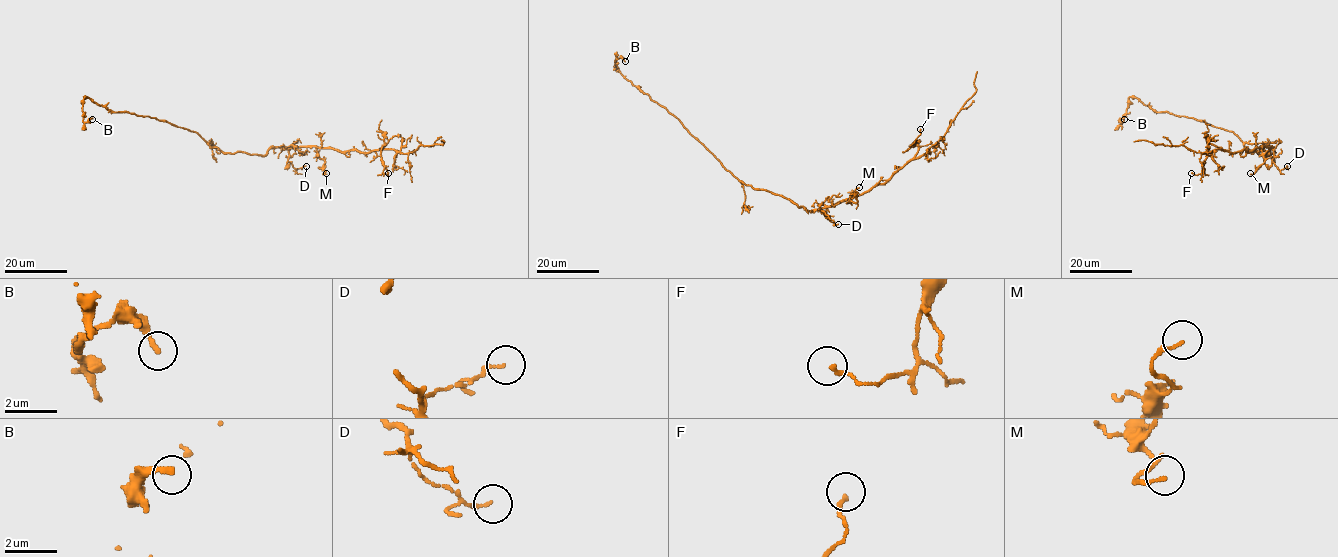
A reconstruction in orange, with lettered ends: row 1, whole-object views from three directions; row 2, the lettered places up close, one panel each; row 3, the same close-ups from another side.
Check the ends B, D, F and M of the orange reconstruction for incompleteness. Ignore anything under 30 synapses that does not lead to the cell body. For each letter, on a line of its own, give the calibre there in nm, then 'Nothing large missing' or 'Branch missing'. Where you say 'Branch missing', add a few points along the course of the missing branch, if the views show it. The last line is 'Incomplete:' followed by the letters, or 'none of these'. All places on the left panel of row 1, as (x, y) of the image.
B: Thickness 200 nm. Nothing large missing
D: Thickness 130 nm. Nothing large missing
F: Thickness 150 nm. Nothing large missing
M: Thickness 130 nm. Nothing large missing
Incomplete: none of these

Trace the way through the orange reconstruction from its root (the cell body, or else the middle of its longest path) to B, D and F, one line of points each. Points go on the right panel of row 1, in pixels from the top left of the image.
B: (1260, 154), (1252, 153), (1231, 131), (1156, 111), (1135, 97), (1128, 98), (1124, 120), (1120, 121), (1124, 119)
D: (1260, 154), (1268, 155), (1273, 148), (1272, 162), (1281, 170), (1287, 166)
F: (1260, 154), (1268, 155), (1273, 148), (1229, 152), (1210, 144), (1202, 172), (1197, 175), (1191, 173)

